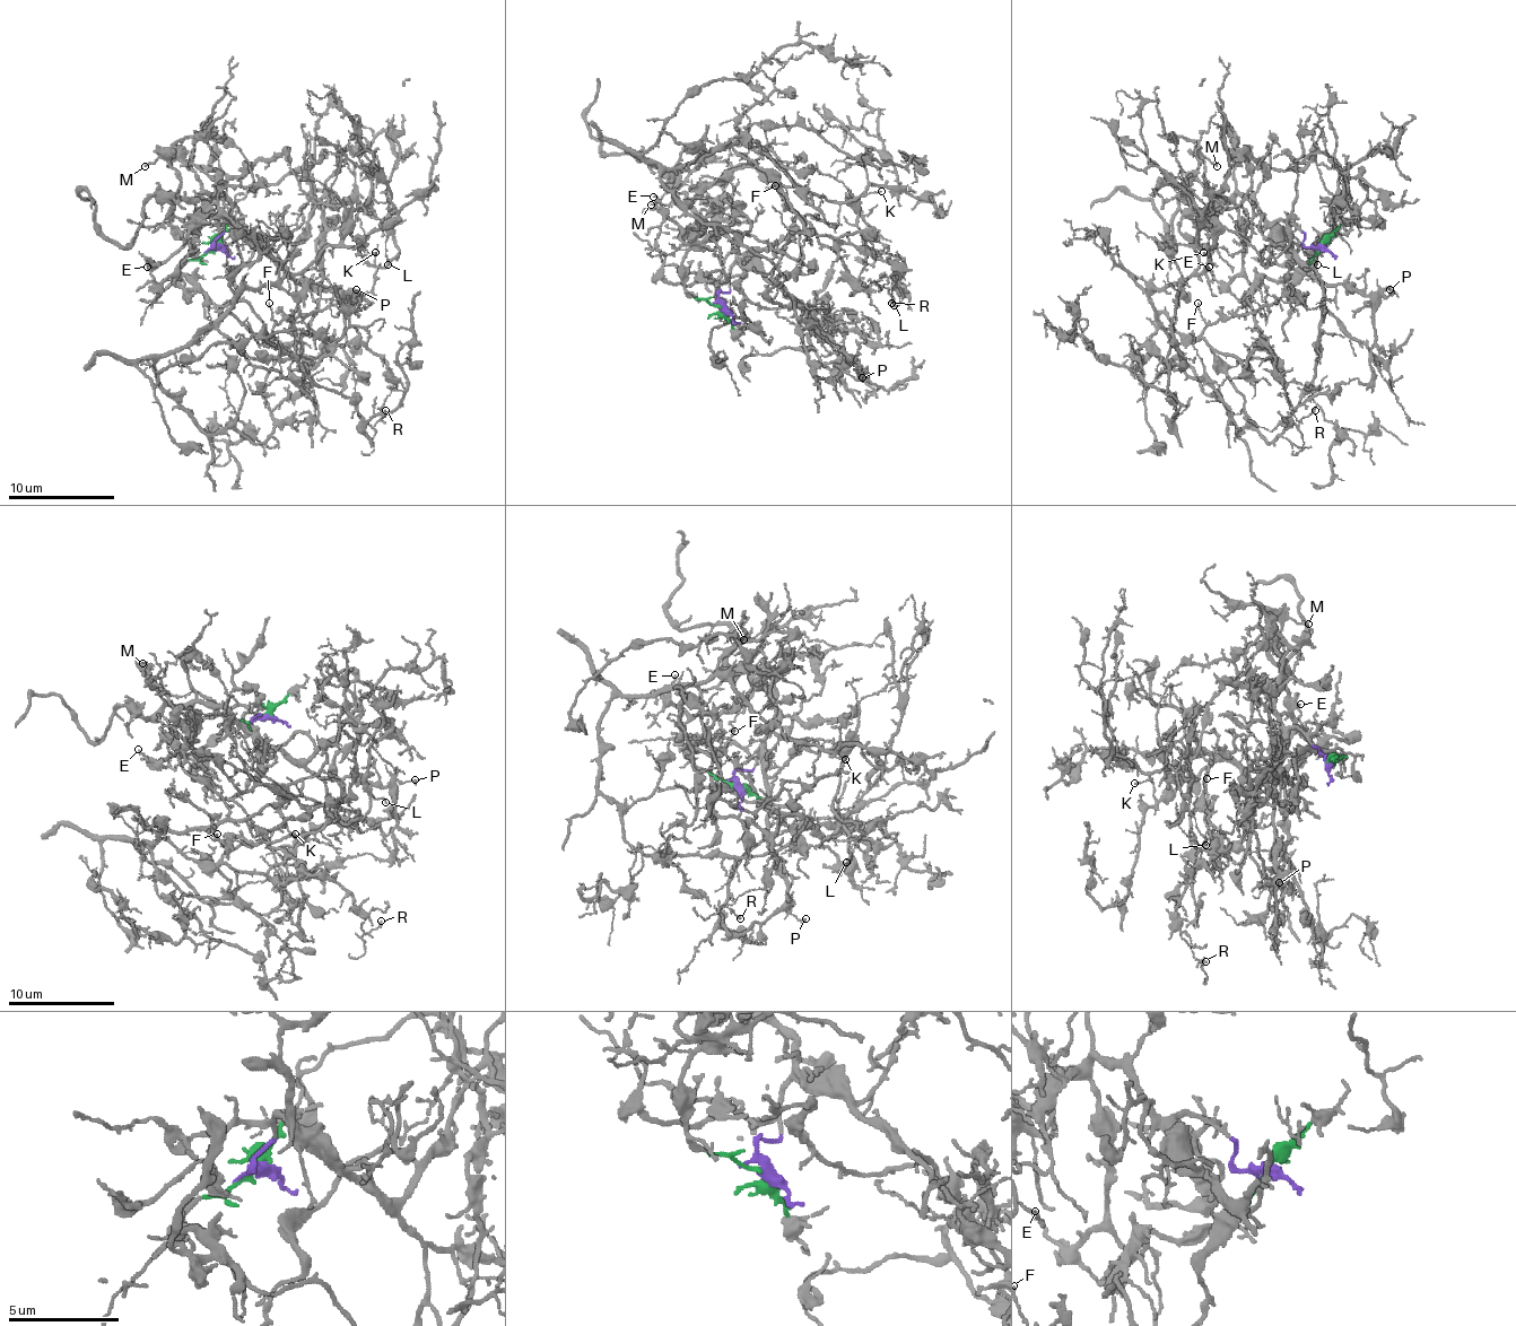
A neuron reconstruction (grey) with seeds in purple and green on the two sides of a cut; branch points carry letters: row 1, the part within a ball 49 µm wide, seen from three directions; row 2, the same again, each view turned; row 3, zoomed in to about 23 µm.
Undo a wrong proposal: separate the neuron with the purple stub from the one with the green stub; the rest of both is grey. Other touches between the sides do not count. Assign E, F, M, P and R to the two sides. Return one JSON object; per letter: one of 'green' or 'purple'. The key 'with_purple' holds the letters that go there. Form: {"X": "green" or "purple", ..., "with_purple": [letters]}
{"E": "purple", "F": "green", "M": "purple", "P": "purple", "R": "green", "with_purple": ["E", "M", "P"]}

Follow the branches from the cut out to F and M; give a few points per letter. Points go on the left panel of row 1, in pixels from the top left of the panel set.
F: (214, 246), (188, 260), (176, 280), (190, 278), (216, 305), (245, 302), (296, 360), (272, 333), (269, 302)
M: (214, 246), (229, 223), (229, 203), (203, 193), (184, 199), (164, 159), (145, 167)

